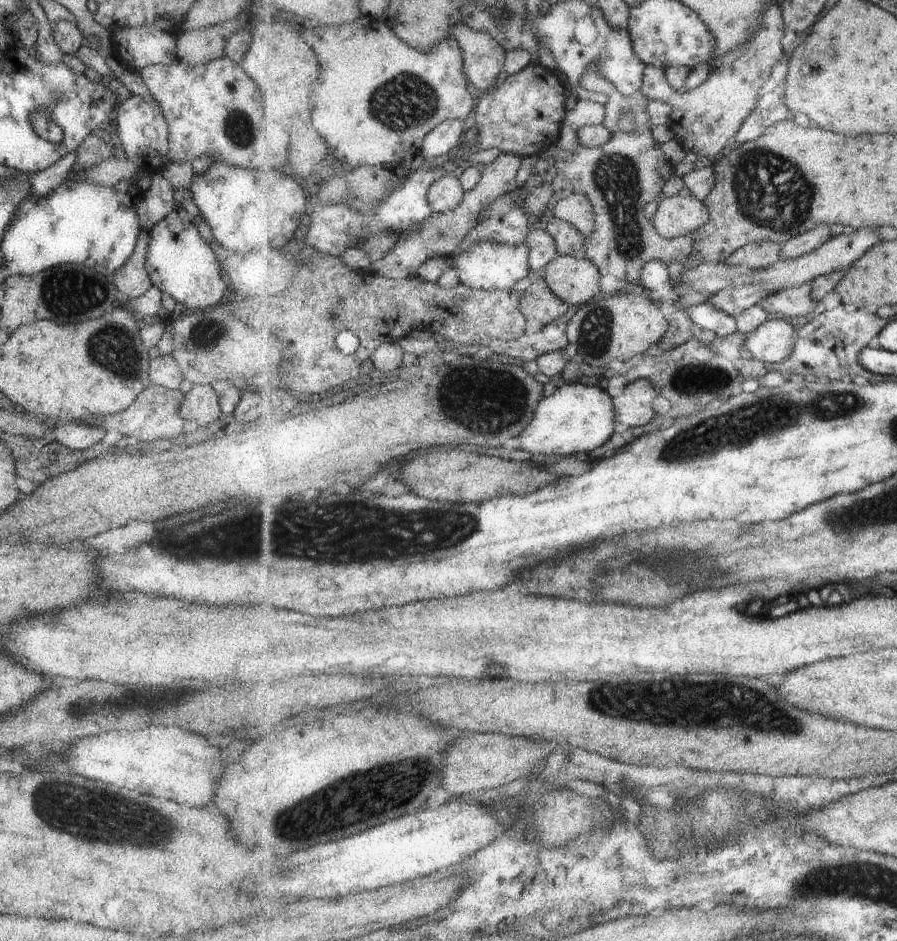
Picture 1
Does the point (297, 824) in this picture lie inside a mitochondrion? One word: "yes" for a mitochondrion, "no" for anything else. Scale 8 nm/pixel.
yes

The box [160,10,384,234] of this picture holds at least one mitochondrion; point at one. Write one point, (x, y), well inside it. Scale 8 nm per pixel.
(239, 126)

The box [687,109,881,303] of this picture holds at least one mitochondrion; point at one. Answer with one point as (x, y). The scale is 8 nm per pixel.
(779, 201)

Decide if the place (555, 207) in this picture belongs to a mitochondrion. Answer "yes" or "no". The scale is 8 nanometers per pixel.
no

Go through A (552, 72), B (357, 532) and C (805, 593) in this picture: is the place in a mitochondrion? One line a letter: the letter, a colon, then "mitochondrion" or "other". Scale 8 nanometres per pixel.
A: other
B: mitochondrion
C: mitochondrion

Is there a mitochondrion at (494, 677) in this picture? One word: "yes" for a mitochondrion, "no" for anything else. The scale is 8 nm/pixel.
no

